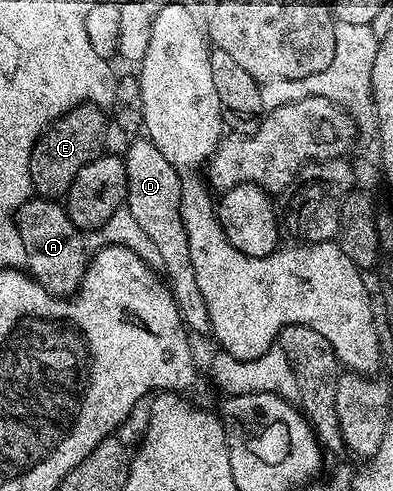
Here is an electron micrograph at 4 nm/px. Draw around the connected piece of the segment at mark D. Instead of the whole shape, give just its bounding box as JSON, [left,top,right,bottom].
[124,136,210,335]

